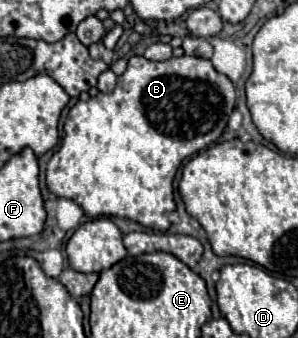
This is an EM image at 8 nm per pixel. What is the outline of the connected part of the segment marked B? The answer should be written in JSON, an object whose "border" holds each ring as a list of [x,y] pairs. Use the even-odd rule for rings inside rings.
{"border":[[[182,55],[182,57],[172,57],[168,61],[156,61],[154,63],[154,61],[148,61],[146,57],[130,57],[128,59],[128,69],[118,77],[118,85],[116,85],[116,89],[112,93],[98,93],[90,101],[78,101],[70,109],[68,119],[64,123],[62,145],[52,155],[52,159],[48,161],[48,167],[46,167],[46,185],[48,185],[48,189],[56,197],[66,197],[66,199],[76,201],[84,209],[84,213],[88,217],[126,217],[126,219],[138,221],[144,227],[166,231],[170,227],[168,215],[176,209],[176,201],[174,201],[174,177],[176,177],[178,167],[182,165],[182,161],[186,157],[190,157],[192,153],[198,153],[200,149],[206,149],[208,145],[212,145],[212,143],[216,143],[220,139],[220,135],[224,133],[224,129],[228,125],[228,119],[230,119],[232,111],[234,111],[234,103],[236,103],[234,83],[226,75],[218,73],[208,59]]]}

